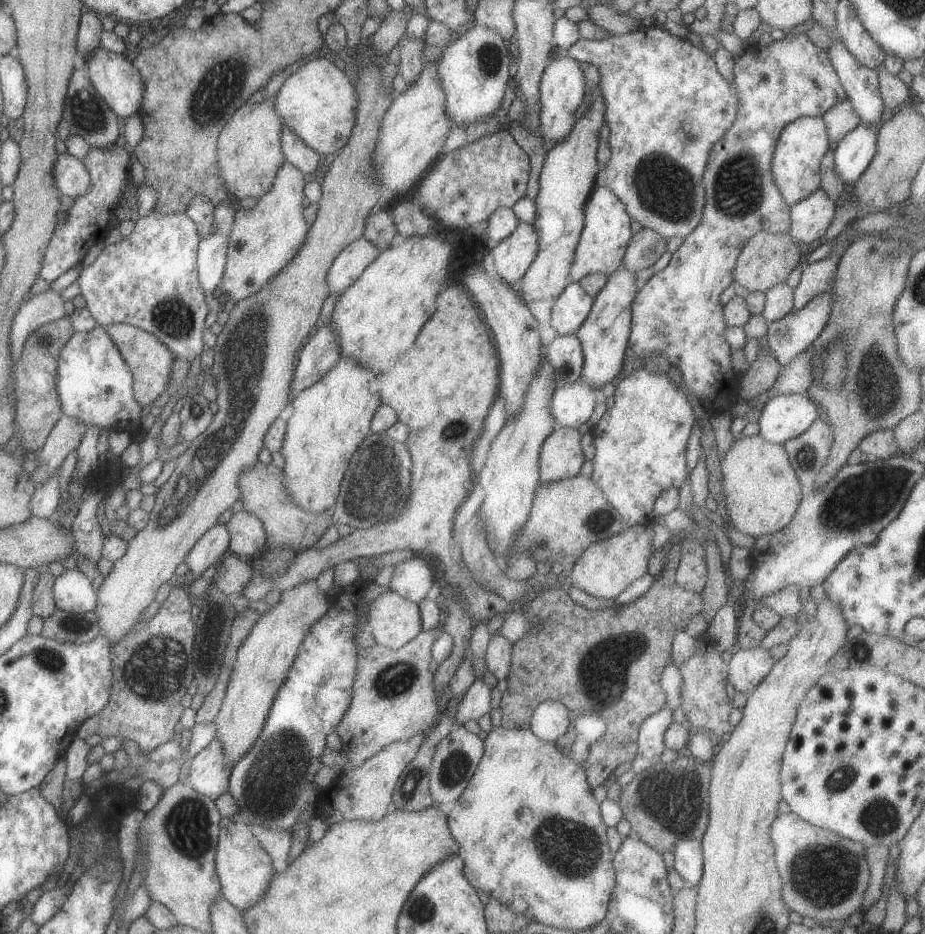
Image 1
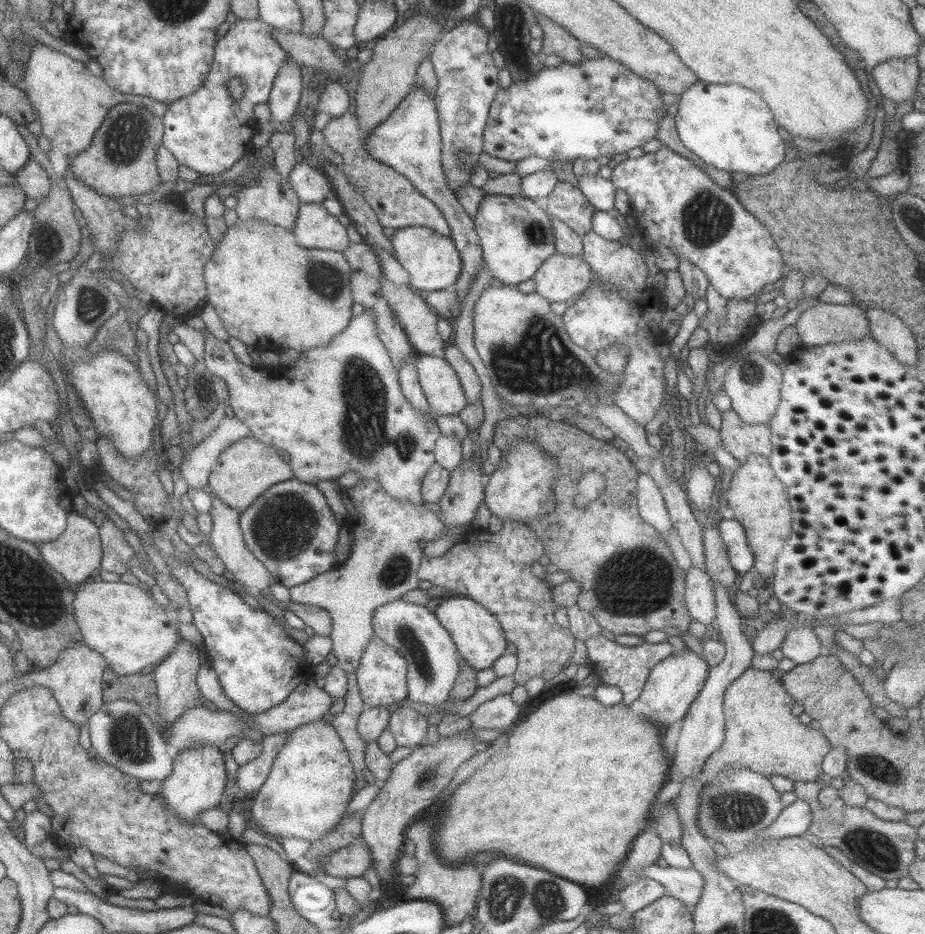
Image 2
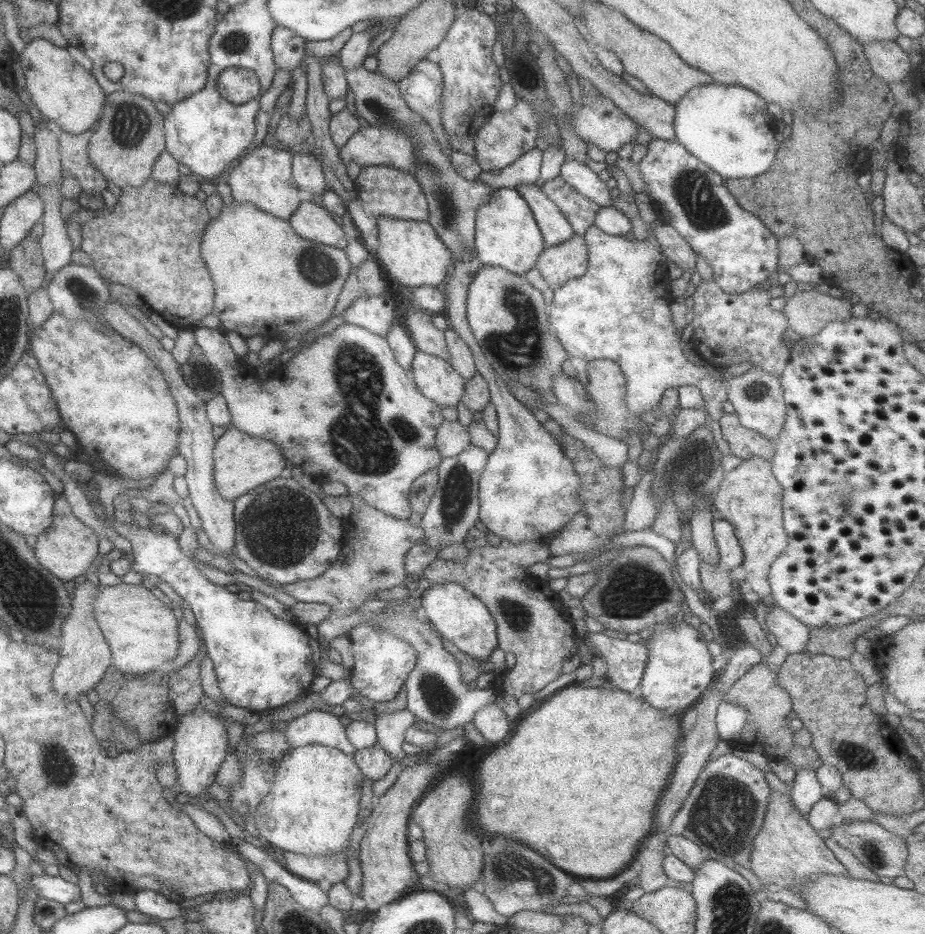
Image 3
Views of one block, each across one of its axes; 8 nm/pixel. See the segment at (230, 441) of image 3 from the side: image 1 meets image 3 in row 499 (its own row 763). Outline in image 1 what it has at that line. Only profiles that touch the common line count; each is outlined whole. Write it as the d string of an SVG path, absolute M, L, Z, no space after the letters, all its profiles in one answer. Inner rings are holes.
M306 580L290 590L284 590L278 604L258 618L258 622L252 626L250 634L238 648L230 682L220 712L214 721L217 730L215 738L222 742L226 752L226 764L230 768L252 748L256 738L262 734L272 702L276 700L276 694L300 652L302 641L306 638L310 626L328 612L329 606L328 596L320 590L316 580Z

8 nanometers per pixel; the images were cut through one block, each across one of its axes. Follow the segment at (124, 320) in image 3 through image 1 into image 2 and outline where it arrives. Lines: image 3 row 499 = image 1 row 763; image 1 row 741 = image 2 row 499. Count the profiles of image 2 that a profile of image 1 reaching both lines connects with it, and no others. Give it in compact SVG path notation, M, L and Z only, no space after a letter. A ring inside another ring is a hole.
M214 492L212 495L212 505L209 514L212 516L213 528L210 533L210 544L214 547L216 554L226 567L228 572L234 575L234 583L244 585L252 594L270 588L273 584L272 576L266 566L247 548L243 539L243 532L239 523L240 512L224 501L220 500Z

